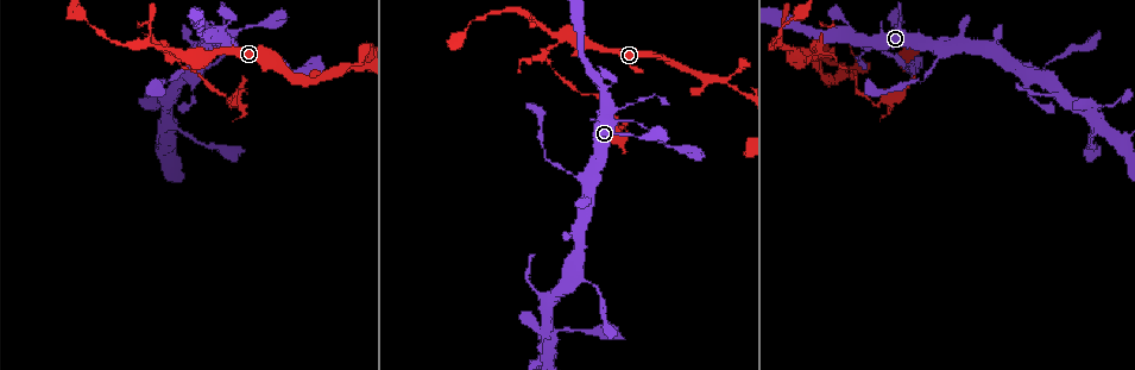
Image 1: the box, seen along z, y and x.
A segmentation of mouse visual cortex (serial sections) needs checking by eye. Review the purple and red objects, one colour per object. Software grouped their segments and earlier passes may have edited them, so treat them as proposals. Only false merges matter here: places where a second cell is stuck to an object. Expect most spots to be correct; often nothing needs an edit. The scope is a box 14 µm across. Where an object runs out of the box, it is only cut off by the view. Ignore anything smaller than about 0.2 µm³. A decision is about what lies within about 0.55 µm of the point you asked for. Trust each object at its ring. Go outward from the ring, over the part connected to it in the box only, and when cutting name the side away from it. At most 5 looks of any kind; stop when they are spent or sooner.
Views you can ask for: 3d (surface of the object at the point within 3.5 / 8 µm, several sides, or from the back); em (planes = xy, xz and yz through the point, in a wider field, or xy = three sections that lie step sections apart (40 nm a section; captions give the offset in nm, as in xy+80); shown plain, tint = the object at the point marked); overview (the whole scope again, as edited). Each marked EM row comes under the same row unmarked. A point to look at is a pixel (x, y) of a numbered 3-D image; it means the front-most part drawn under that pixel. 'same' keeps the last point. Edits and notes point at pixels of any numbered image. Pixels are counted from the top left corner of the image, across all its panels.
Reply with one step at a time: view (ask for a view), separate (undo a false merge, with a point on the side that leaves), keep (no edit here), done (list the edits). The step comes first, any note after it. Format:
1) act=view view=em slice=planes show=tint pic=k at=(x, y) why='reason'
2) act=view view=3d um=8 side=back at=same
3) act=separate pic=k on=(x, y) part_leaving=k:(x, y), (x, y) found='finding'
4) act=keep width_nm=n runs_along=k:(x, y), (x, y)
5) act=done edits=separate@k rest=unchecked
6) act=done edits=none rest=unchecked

act=view view=3d um=3.5 pic=1 at=(798, 56)

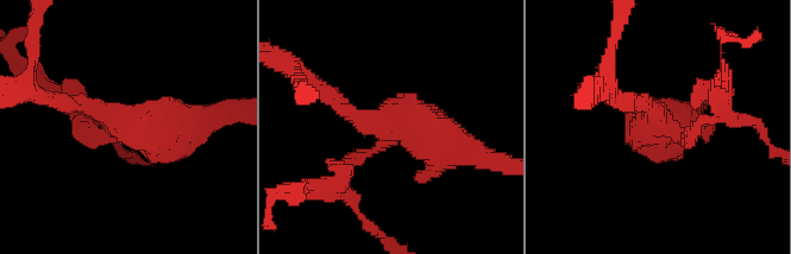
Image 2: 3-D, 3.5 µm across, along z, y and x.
act=view view=em slice=xy step=1 show=tint pic=2 at=(658, 126) arms=3 arm_widths_nm=150,250,500 why='need the tissue'

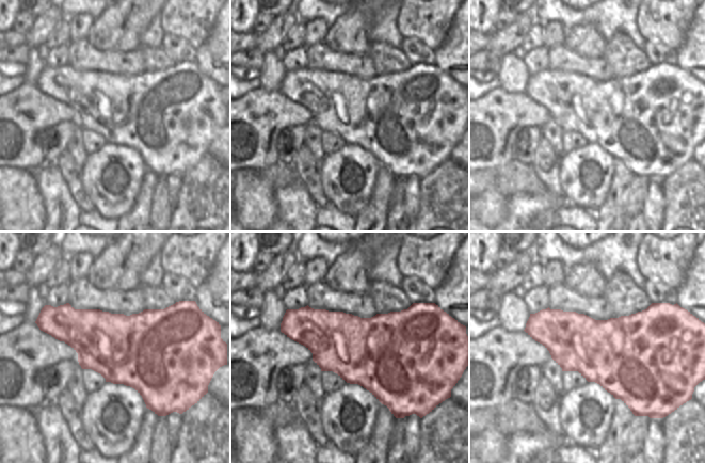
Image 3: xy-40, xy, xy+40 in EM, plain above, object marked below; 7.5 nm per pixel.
act=view view=em slice=planes show=tint at=same why='another direction'

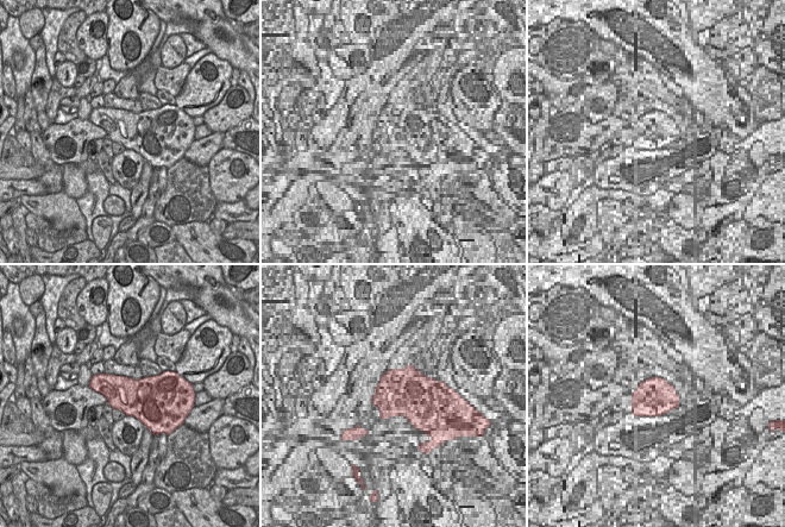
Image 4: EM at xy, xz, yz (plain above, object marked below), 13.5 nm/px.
act=separate pic=2 on=(709, 119) part_leaving=2:(684, 138), (721, 115), (764, 134) found='two cells meet here'

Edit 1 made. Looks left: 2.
act=view view=3d um=3.5 pic=1 at=(940, 49) why='three arms meet'

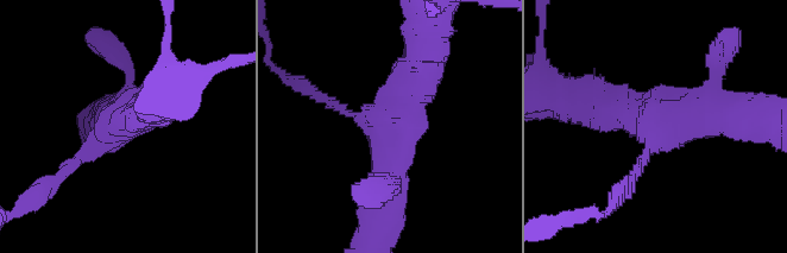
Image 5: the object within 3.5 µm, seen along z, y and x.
act=view view=em slice=xy step=5 show=tint pic=5 at=(650, 115) arms=3 arm_widths_nm=150,400,500

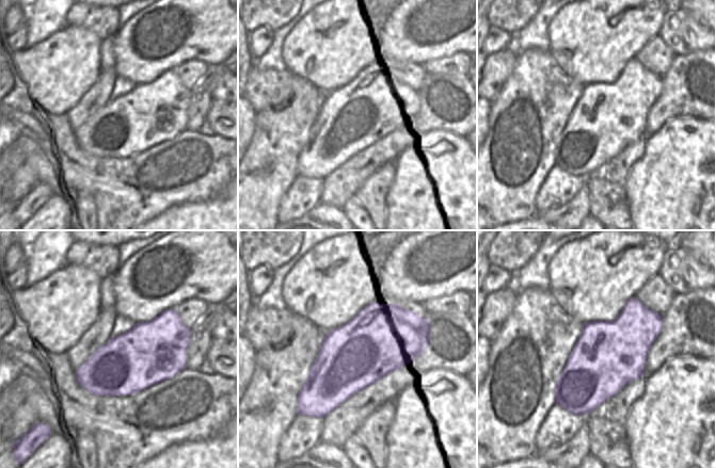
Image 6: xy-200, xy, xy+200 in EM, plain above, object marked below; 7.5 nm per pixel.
act=keep runs_along=5:(426, 55), (385, 201) found='all the same cell'

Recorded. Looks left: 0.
act=done edits=separate@2 rest=unchecked

